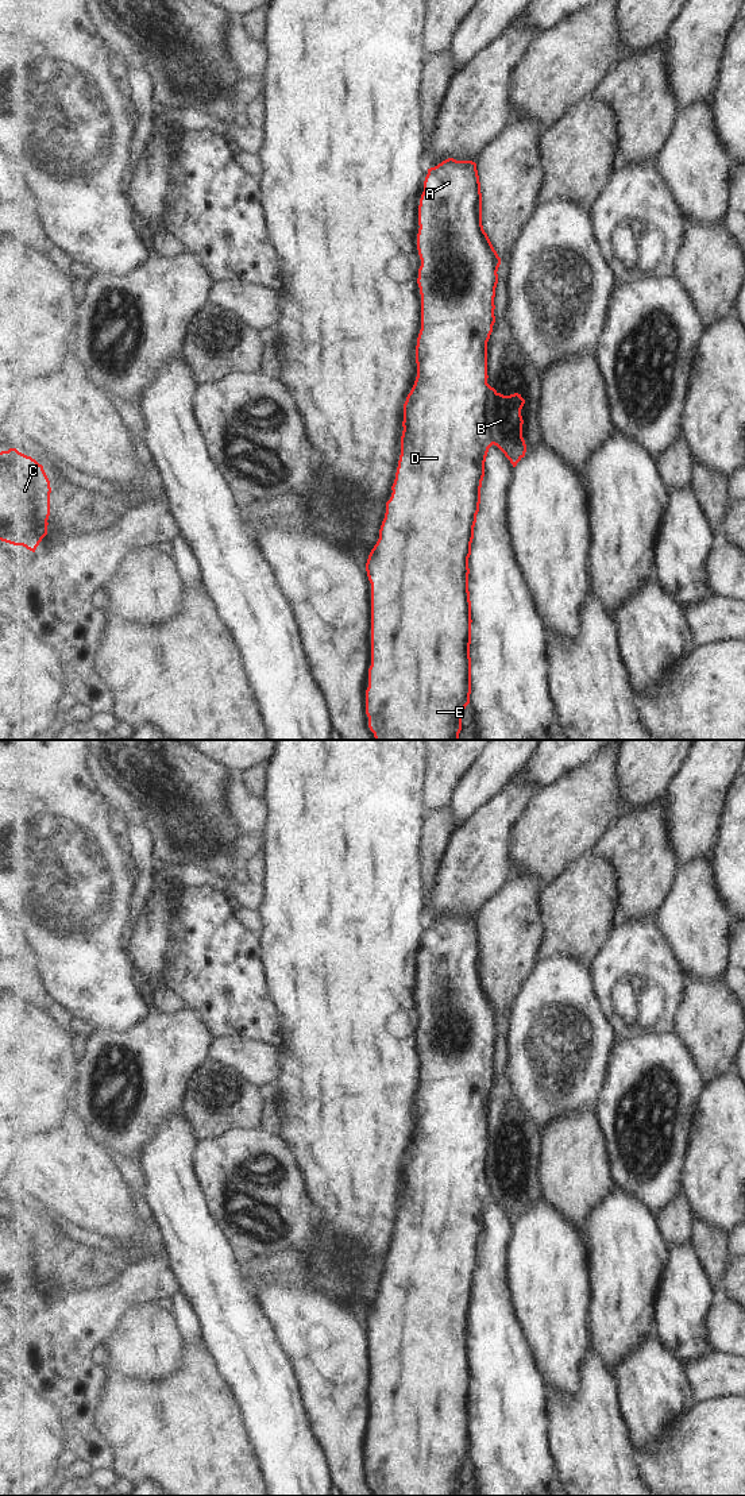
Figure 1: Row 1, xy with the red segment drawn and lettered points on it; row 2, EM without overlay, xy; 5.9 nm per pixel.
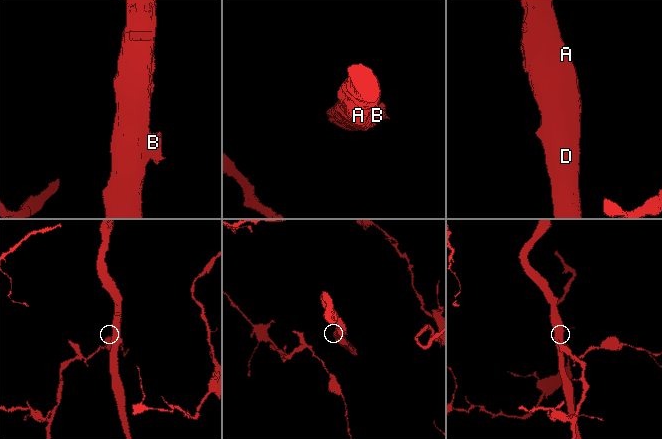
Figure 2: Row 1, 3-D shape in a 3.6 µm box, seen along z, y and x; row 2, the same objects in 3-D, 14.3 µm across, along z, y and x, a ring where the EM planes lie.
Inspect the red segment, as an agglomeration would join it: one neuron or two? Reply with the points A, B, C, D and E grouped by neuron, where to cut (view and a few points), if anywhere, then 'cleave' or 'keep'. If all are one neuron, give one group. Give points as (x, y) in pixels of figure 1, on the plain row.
A B C D E | no cut | keep

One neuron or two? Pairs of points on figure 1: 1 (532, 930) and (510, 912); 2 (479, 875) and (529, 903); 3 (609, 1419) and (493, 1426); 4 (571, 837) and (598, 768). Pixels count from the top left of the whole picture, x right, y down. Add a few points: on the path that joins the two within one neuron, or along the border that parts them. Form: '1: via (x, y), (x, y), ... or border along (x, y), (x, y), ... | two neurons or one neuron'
1: via (527, 928), (516, 917) | one neuron
2: border along (512, 875), (512, 879), (481, 910) | two neurons
3: border along (549, 1391), (551, 1450), (554, 1453) | two neurons
4: via (571, 820), (597, 786) | one neuron

